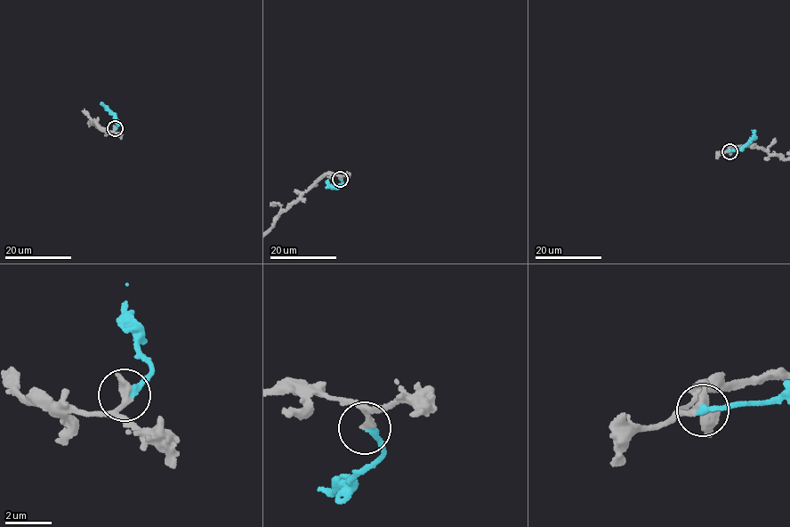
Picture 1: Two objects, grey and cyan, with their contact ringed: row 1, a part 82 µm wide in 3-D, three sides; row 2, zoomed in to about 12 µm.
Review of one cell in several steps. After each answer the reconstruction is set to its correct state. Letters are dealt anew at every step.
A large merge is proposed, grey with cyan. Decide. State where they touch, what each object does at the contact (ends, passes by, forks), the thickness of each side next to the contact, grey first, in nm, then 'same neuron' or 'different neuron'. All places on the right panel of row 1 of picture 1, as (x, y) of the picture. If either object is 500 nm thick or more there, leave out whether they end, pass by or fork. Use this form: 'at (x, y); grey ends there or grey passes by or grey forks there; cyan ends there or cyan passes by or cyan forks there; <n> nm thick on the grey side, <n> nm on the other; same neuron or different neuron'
at (729, 151); grey ends there; cyan ends there; 360 nm thick on the grey side, 240 nm on the other; same neuron

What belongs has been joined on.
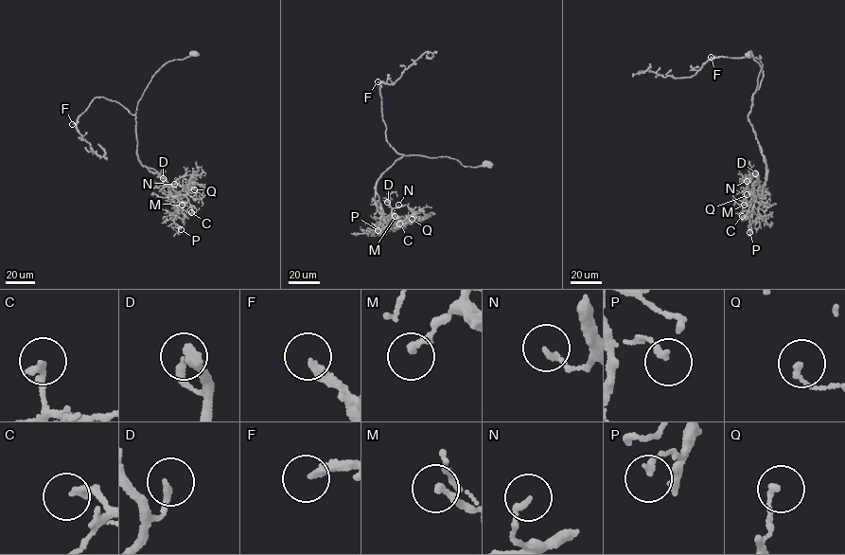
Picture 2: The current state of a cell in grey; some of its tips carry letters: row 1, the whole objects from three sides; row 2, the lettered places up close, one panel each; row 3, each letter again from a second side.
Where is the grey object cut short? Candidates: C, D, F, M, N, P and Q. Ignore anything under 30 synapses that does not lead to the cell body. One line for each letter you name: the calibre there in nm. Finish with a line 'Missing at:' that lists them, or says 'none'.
F: Thickness 240 nm
Missing at: F

